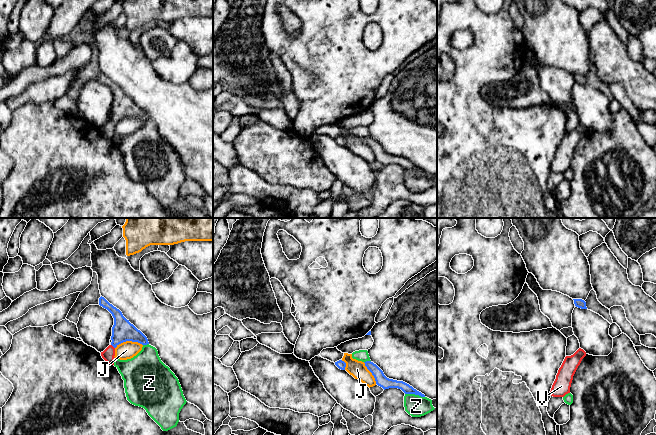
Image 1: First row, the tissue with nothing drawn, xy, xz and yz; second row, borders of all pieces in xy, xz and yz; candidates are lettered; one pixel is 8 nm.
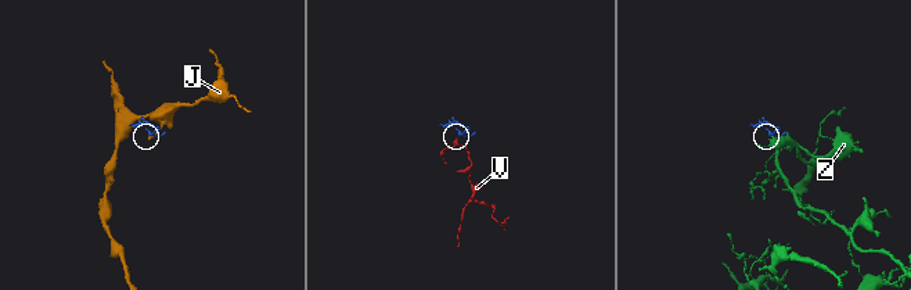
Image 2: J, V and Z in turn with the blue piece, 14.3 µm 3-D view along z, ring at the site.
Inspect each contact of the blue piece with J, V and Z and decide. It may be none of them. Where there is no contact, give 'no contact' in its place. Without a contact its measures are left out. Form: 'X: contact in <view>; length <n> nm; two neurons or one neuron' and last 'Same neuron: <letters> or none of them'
J: contact in xy; length 220 nm; two neurons
V: contact in xy; length 50 nm; one neuron
Z: contact in xz; length 160 nm; two neurons
Same neuron: V

